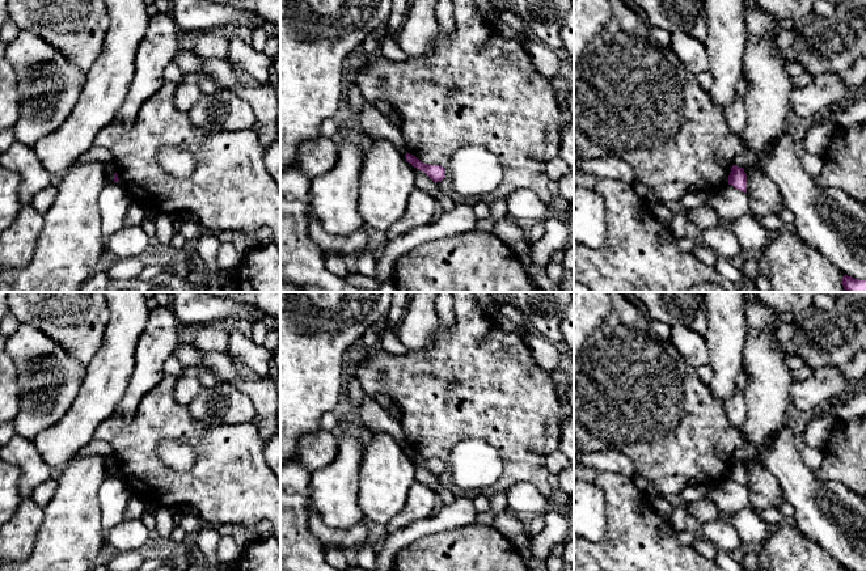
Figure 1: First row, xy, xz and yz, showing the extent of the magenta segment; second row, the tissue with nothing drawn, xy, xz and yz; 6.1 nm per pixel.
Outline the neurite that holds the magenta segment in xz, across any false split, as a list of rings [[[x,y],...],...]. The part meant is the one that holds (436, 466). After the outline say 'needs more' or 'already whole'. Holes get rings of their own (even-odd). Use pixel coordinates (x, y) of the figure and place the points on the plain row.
[[[406,447],[406,454],[414,461],[424,465],[435,477],[442,475],[445,471],[445,462],[439,458],[427,458],[419,454],[415,449]]]; already whole

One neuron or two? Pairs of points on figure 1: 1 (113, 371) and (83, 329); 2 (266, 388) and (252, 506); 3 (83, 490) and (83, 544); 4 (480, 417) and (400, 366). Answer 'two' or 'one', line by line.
1: two
2: two
3: one
4: one

